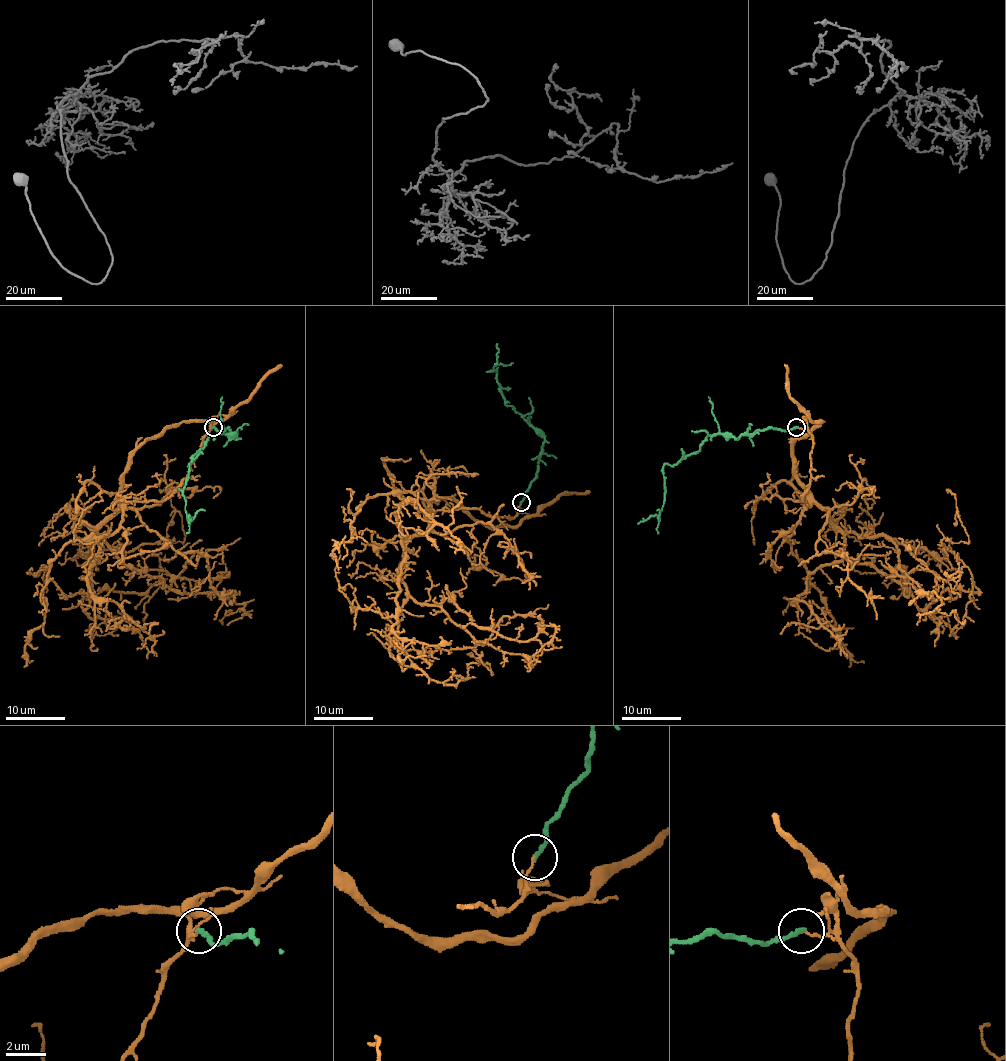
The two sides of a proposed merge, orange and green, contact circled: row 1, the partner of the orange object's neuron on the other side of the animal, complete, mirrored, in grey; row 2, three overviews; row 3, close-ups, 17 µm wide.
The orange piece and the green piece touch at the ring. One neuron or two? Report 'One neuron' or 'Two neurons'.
Two neurons

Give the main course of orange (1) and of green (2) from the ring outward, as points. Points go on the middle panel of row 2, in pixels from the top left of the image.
1: (520, 502), (513, 518), (433, 511), (405, 543), (389, 651), (445, 684), (467, 678), (452, 679)
2: (520, 502), (535, 477), (544, 438), (504, 403), (497, 382), (497, 369), (491, 370), (494, 366), (513, 363)

